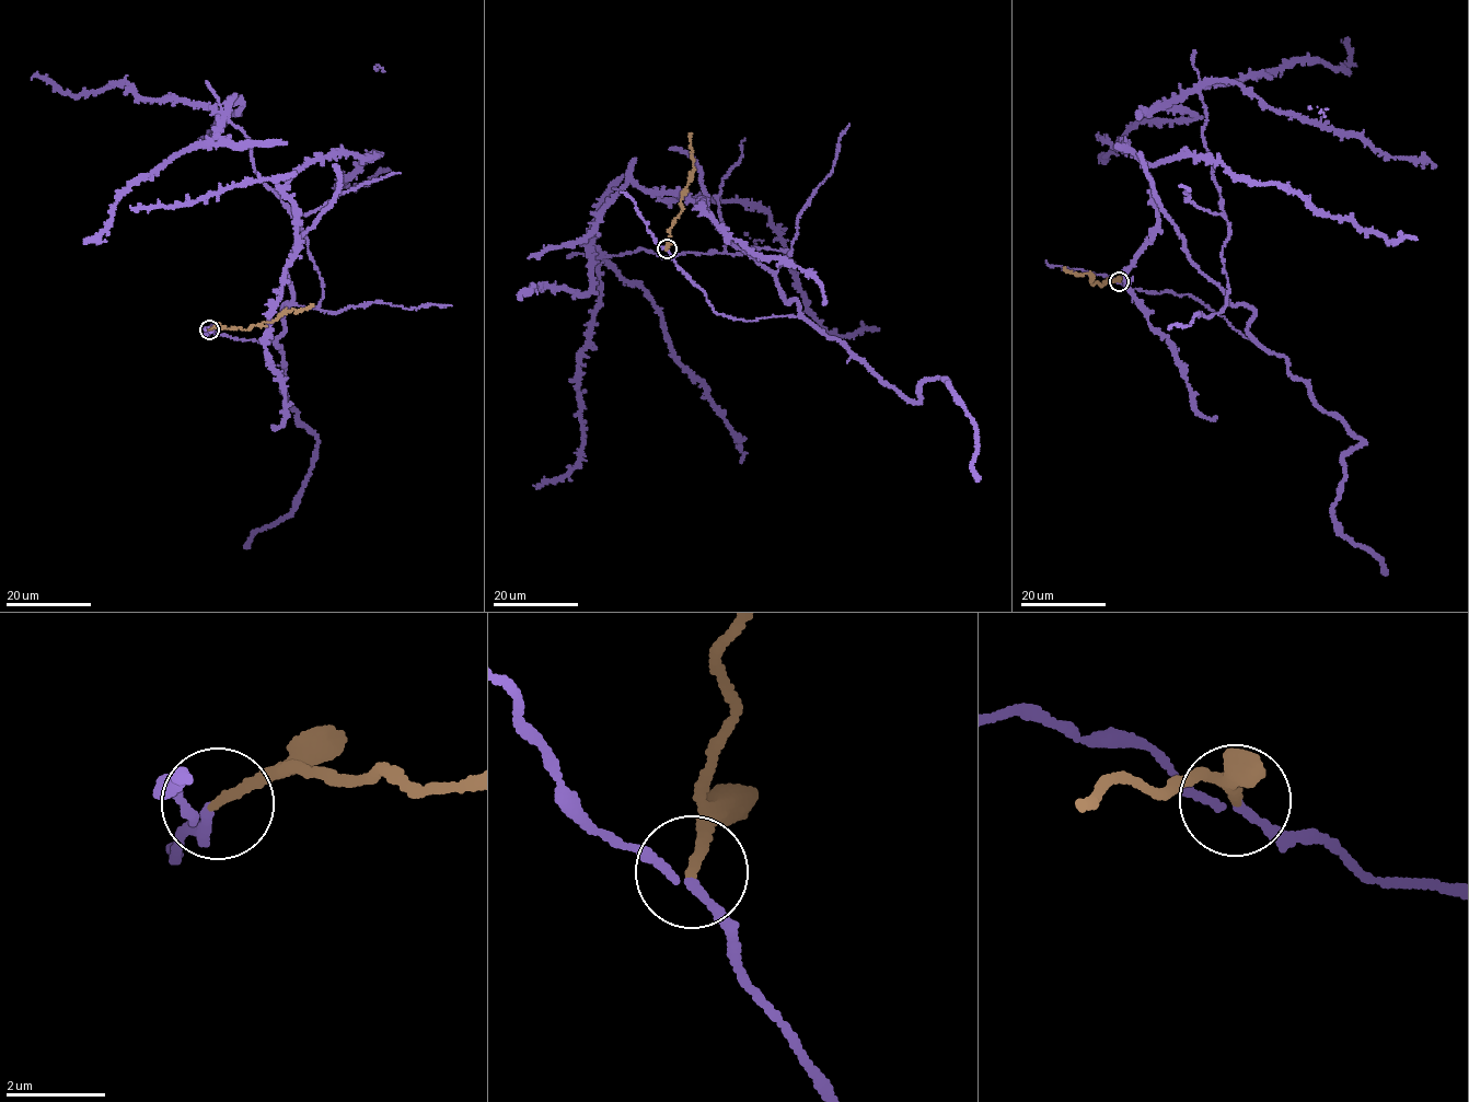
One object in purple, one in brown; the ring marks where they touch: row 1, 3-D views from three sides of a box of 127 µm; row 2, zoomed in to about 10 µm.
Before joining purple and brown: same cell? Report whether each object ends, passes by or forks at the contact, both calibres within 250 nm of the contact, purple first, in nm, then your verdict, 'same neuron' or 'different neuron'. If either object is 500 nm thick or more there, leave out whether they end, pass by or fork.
purple passes by | brown ends | 120/200 nm | different neuron

